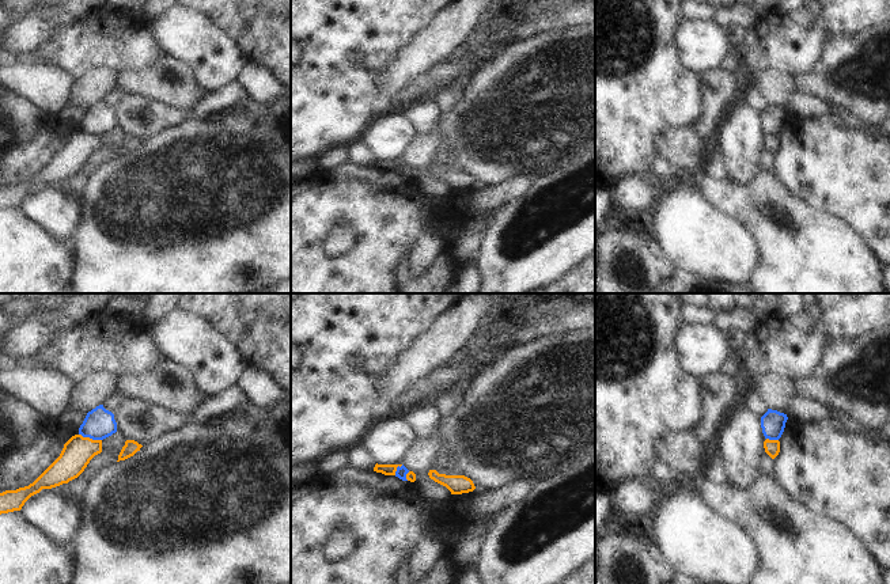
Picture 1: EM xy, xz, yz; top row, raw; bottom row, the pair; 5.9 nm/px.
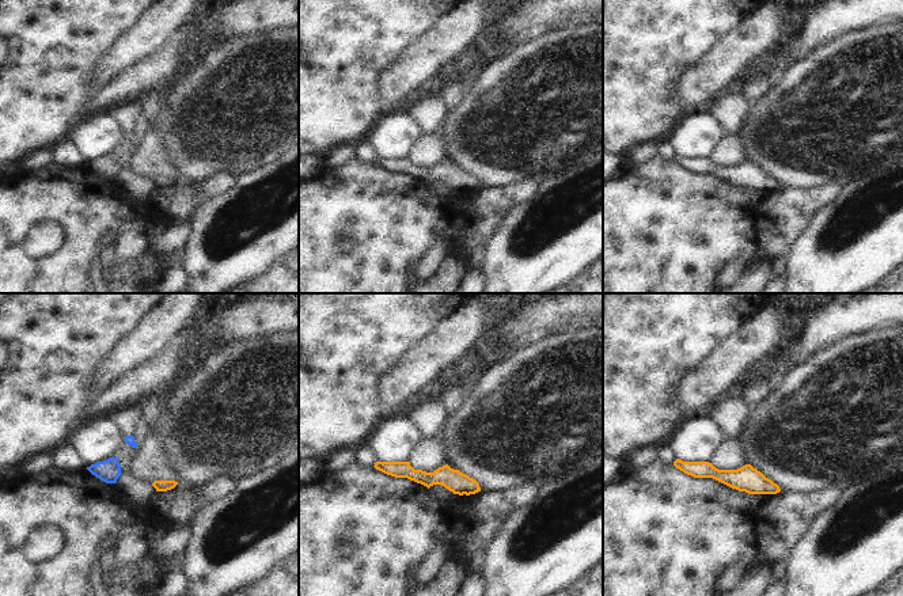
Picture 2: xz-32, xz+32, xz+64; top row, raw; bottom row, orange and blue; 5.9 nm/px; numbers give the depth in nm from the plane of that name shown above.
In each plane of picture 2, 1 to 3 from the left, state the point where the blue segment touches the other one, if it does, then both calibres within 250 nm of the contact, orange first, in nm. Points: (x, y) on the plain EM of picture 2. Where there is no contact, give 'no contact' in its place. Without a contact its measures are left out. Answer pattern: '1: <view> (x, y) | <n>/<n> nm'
1: no contact
2: no contact
3: no contact

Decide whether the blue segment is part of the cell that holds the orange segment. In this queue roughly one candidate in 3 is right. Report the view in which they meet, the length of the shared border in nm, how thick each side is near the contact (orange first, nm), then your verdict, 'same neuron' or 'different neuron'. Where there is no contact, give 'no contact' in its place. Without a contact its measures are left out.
contact in xy; length 140 nm; calibres 180 and 180 nm; different neuron

